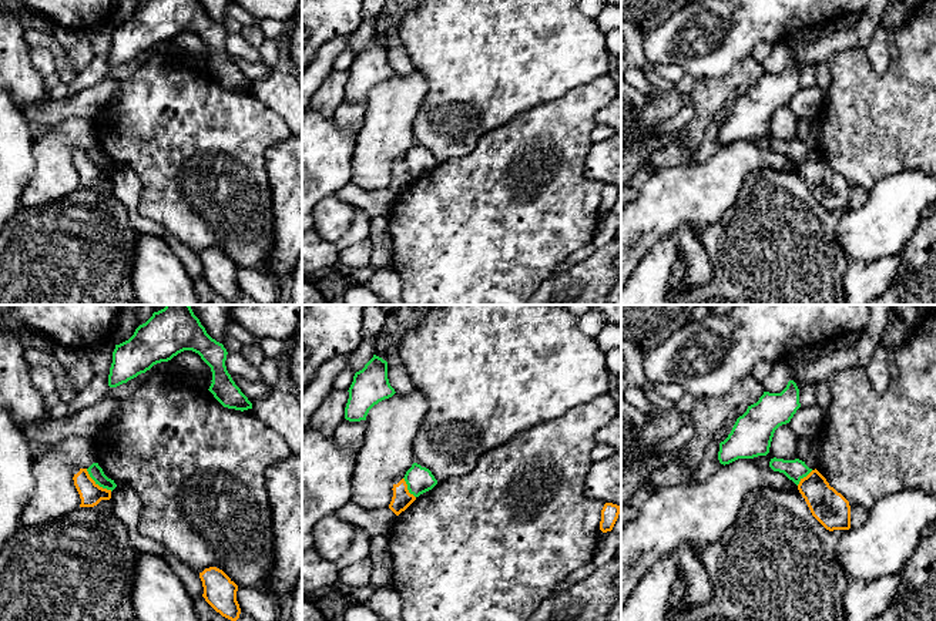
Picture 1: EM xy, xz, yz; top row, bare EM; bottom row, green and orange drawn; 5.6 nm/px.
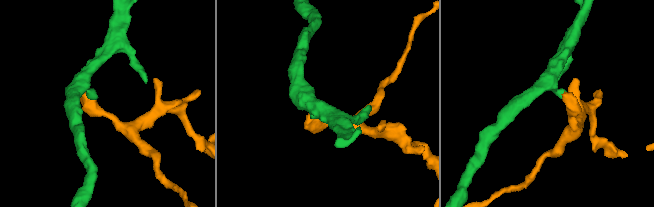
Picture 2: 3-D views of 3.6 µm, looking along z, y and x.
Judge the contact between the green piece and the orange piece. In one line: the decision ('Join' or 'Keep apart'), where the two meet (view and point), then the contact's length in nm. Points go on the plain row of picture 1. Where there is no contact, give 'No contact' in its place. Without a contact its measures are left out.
Keep apart. Touches green at xy (97, 164). Shared border 200 nm

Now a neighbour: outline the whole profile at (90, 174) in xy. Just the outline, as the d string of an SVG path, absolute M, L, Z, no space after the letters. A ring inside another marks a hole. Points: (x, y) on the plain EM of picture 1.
M76 150L73 152L74 167L80 175L80 188L94 188L101 181L111 179L111 171L100 168L88 155L87 150Z

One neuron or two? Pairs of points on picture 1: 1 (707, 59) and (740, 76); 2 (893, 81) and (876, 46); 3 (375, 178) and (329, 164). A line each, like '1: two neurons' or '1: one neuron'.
1: two neurons
2: two neurons
3: two neurons

